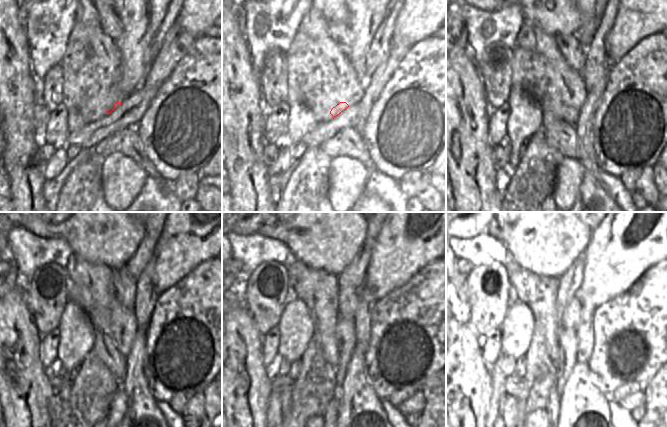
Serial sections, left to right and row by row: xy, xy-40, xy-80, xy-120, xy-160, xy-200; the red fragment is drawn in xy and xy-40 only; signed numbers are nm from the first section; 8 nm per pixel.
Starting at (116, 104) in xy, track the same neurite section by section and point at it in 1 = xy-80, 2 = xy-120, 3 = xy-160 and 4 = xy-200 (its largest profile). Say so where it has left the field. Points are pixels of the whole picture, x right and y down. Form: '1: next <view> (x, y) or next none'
1: next xy-80 (566, 111)
2: next xy-120 (123, 338)
3: next xy-160 (346, 338)
4: next xy-200 (568, 346)

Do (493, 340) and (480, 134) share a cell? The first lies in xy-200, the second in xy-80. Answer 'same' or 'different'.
different

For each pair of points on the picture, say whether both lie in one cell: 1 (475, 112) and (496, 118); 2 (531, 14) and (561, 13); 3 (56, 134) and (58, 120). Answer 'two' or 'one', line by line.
1: two
2: one
3: one

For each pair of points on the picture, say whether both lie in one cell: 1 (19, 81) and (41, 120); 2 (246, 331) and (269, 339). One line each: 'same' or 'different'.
1: different
2: different

